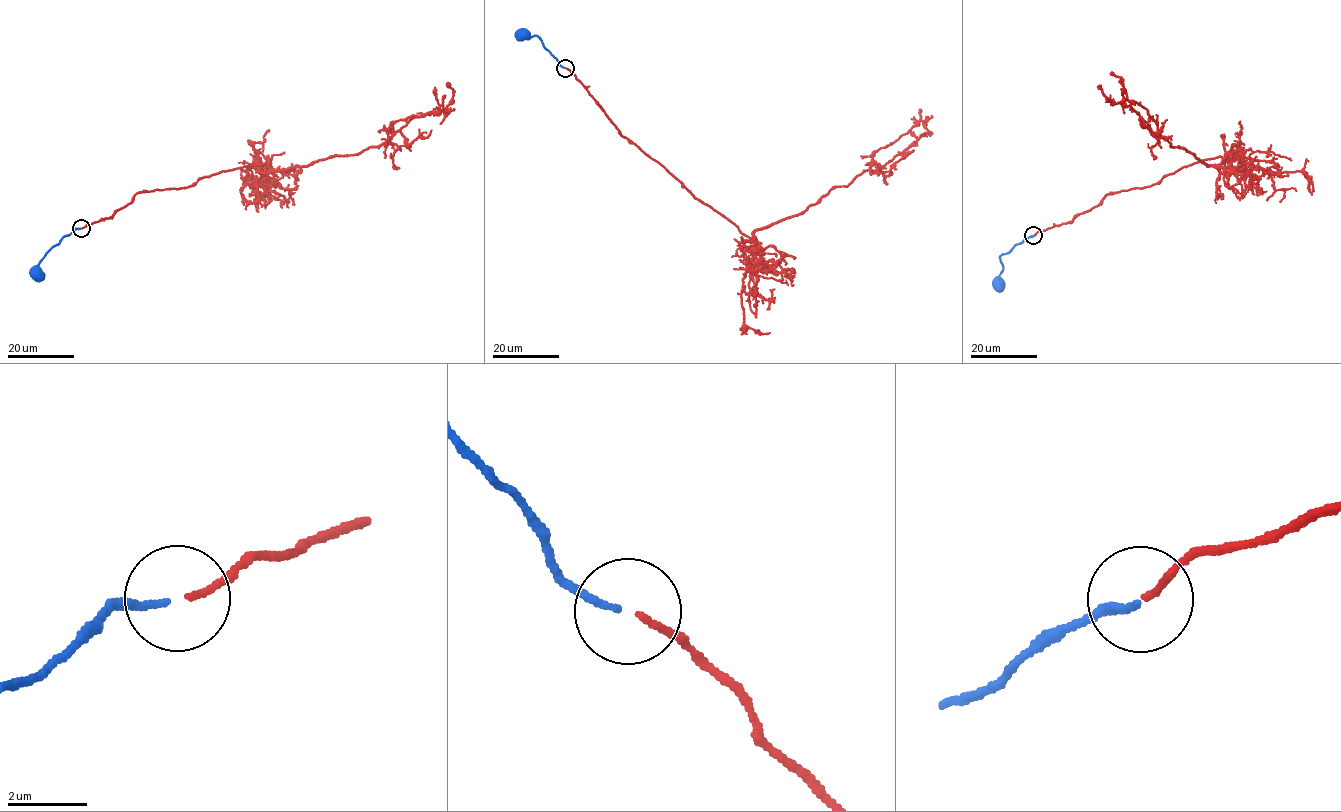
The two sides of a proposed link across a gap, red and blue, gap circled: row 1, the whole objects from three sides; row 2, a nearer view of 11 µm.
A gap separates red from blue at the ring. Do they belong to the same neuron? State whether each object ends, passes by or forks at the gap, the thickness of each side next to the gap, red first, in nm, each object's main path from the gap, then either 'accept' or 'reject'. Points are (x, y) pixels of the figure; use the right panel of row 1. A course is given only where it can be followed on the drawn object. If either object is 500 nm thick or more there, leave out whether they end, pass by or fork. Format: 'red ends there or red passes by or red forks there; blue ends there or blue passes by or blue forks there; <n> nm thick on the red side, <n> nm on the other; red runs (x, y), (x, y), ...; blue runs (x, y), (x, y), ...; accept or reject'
red ends there; blue ends there; 140 nm thick on the red side, 160 nm on the other; red runs (1034, 235), (1108, 194), (1222, 161), (1207, 165), (1158, 138), (1157, 124), (1110, 73); blue runs (1034, 236), (1000, 257), (1003, 267), (999, 284); accept

